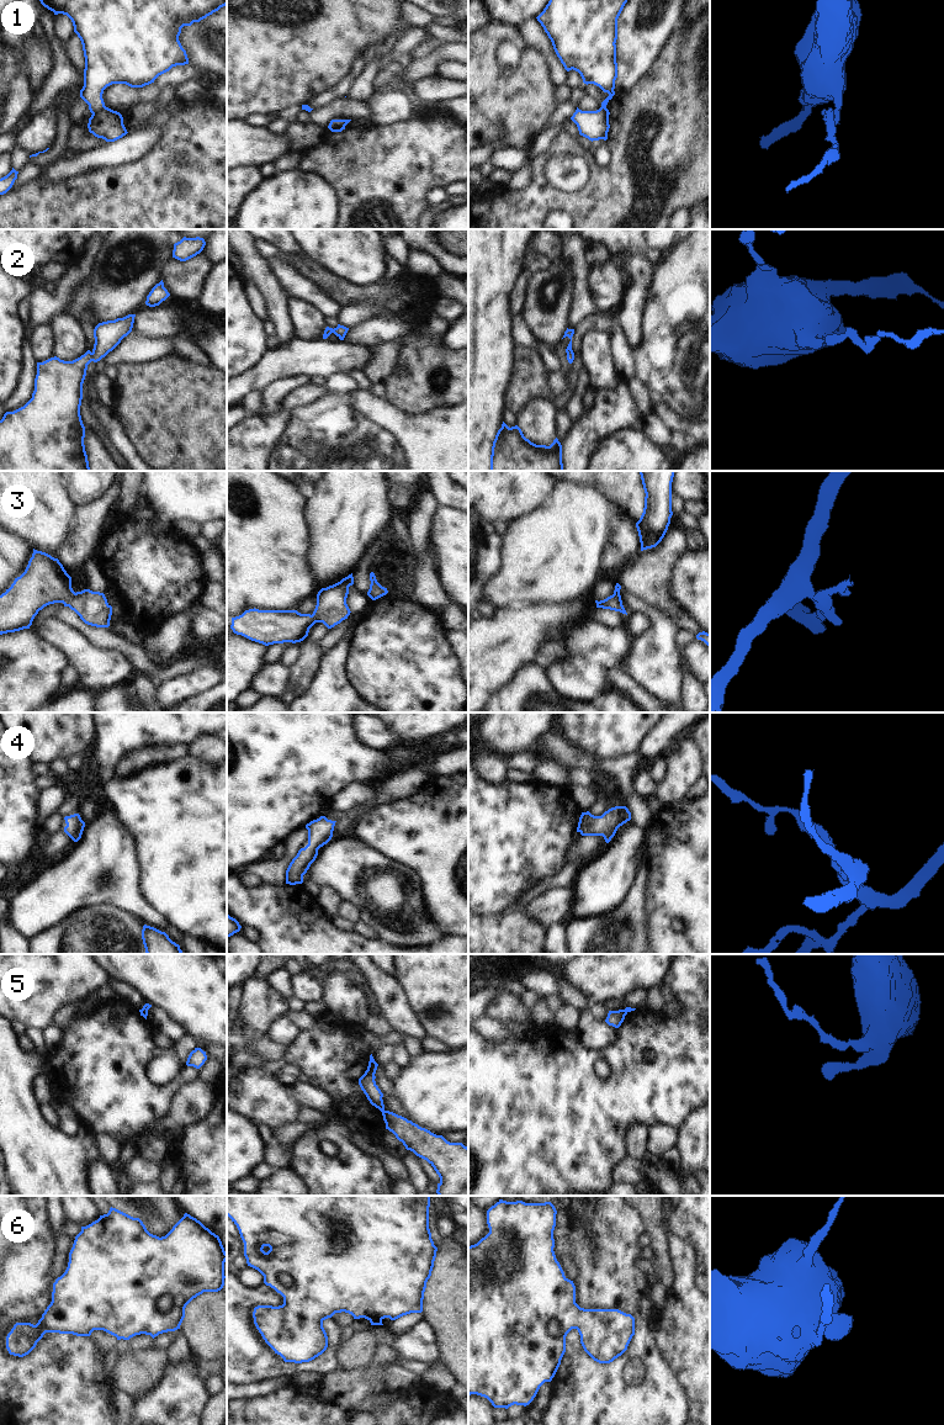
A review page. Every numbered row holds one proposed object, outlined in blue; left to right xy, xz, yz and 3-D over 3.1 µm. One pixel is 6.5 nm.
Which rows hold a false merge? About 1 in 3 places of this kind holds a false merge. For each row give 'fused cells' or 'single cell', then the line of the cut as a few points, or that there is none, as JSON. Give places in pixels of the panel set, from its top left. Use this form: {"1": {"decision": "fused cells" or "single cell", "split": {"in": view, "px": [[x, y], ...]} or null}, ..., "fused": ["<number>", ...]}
{"1": {"decision": "fused cells", "split": {"in": "xy", "px": [[104, 105], [93, 114]]}}, "2": {"decision": "single cell", "split": null}, "3": {"decision": "single cell", "split": null}, "4": {"decision": "single cell", "split": null}, "5": {"decision": "fused cells", "split": {"in": "xy", "px": [[141, 1010], [147, 1015]]}}, "6": {"decision": "single cell", "split": null}, "fused": ["1", "5"]}

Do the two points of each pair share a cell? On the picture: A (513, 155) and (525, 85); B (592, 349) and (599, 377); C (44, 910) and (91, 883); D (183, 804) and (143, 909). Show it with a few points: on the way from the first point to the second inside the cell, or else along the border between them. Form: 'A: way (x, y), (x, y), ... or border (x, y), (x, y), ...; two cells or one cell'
A: border (503, 144), (519, 146), (525, 151); two cells
B: way (597, 356), (599, 370); one cell
C: way (56, 899), (72, 883), (80, 883); one cell
D: border (138, 874), (141, 896), (166, 922); two cells

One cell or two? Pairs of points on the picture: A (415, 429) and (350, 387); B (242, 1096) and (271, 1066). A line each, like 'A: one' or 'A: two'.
A: two
B: two

